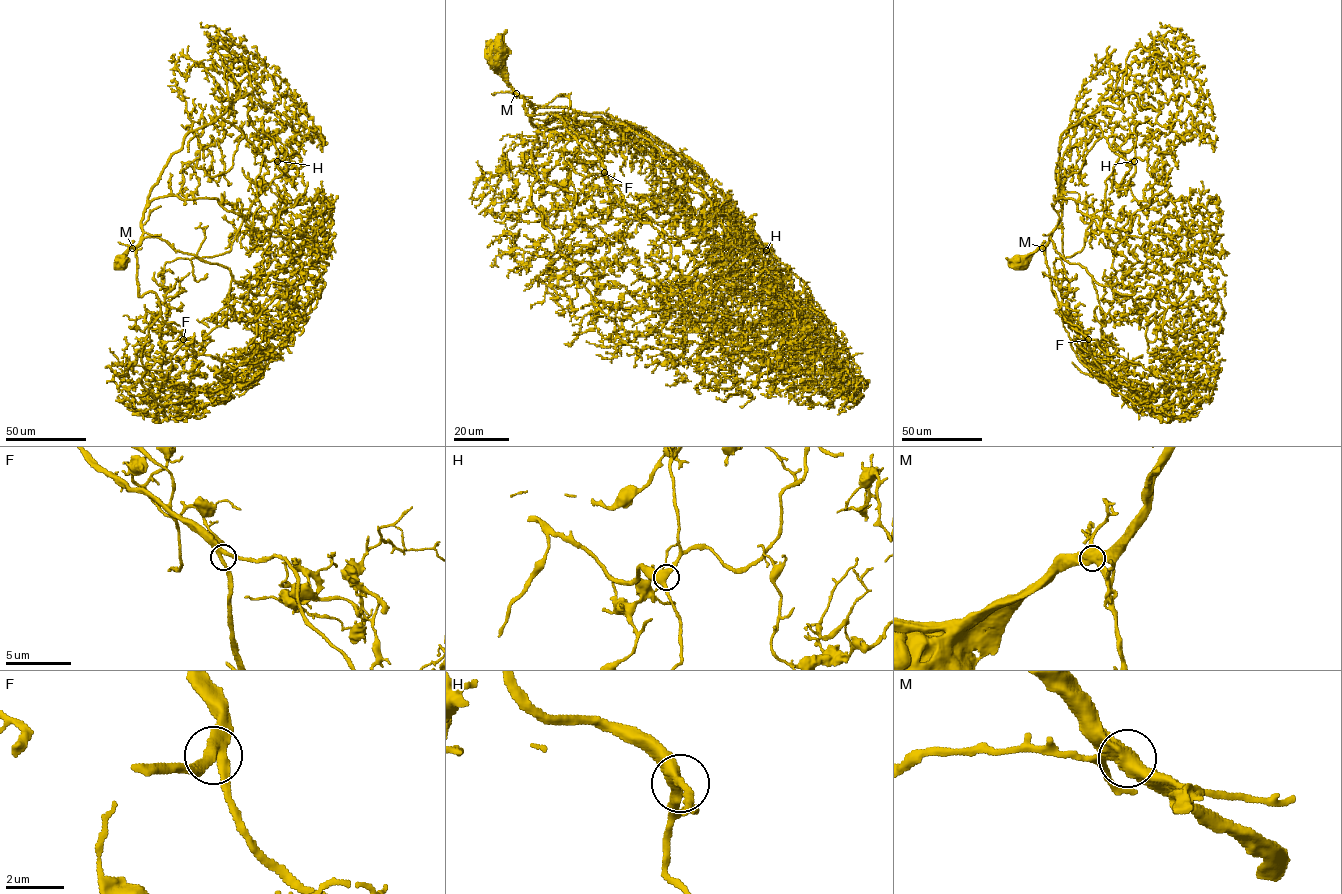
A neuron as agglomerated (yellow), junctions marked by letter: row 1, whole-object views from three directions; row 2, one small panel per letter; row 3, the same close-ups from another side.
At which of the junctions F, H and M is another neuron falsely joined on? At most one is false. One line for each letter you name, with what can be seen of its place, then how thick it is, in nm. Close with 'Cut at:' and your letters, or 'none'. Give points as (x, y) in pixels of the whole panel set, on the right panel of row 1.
Cut at: none

